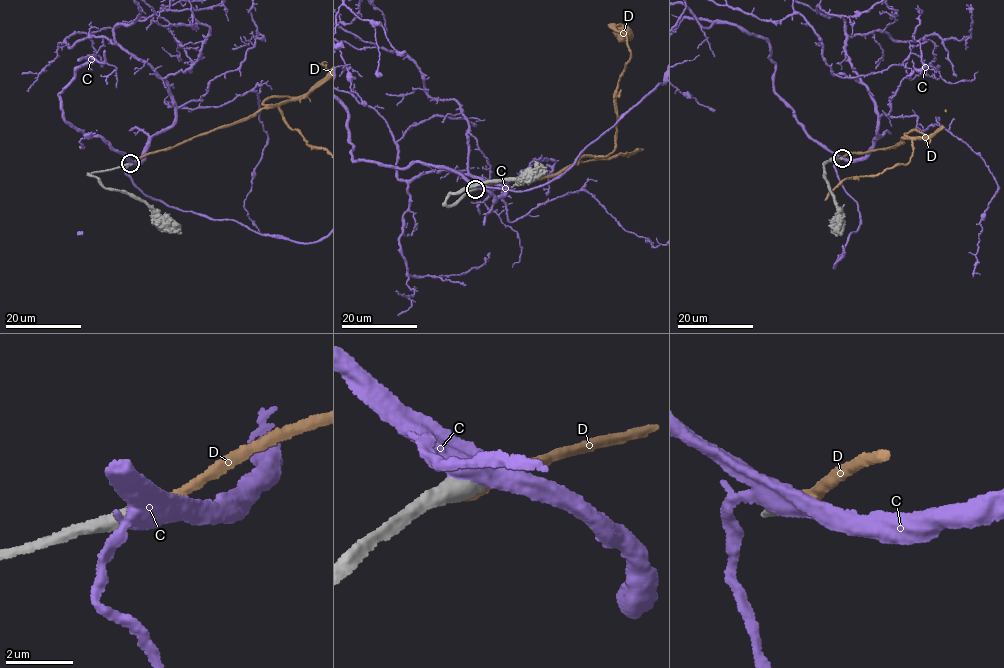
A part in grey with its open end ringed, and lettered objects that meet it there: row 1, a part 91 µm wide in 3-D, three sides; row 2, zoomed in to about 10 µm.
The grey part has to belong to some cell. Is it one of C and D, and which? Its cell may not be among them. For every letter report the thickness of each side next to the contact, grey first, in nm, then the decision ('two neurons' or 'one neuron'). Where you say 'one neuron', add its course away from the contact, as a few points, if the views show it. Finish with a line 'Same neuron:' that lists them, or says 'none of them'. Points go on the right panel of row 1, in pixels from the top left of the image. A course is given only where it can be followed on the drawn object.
C: 600/750 nm | two neurons
D: 550/420 nm | one neuron
Same neuron: D

